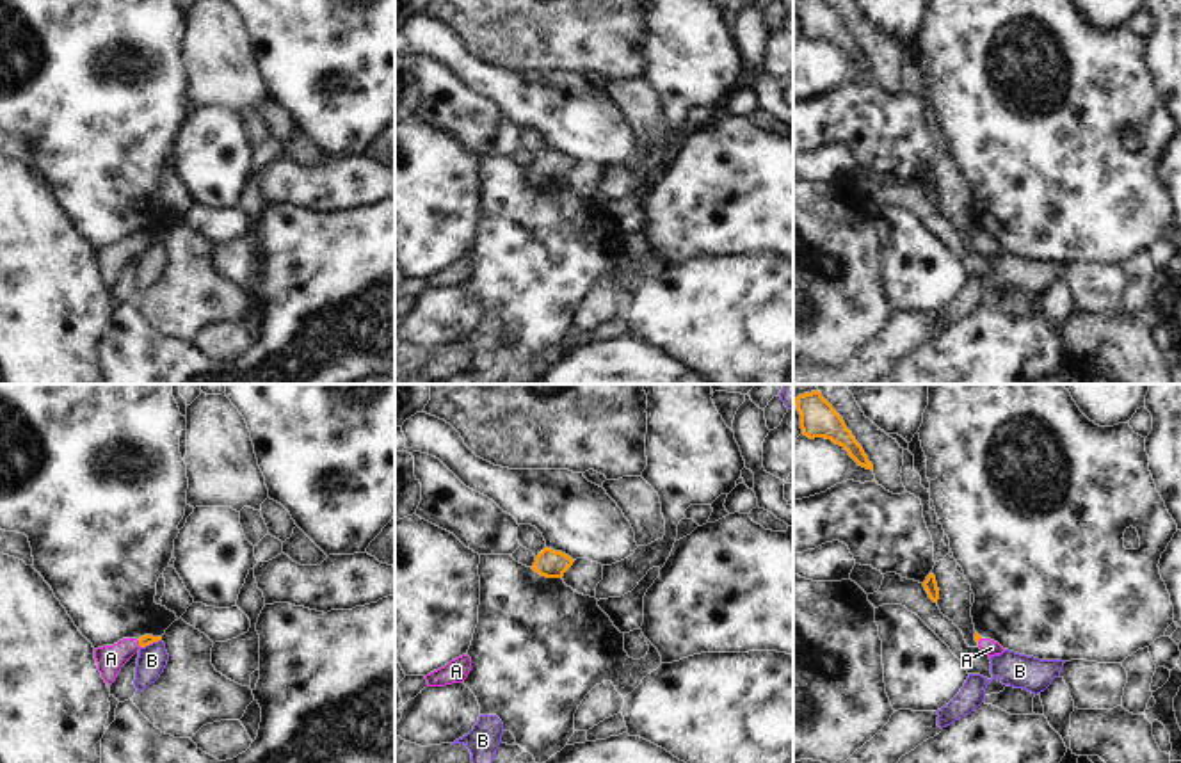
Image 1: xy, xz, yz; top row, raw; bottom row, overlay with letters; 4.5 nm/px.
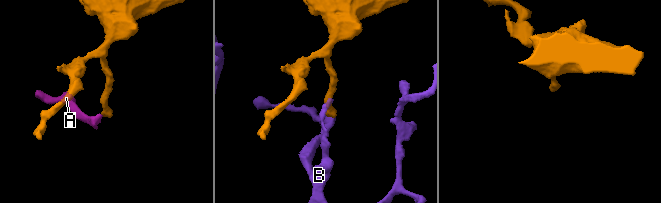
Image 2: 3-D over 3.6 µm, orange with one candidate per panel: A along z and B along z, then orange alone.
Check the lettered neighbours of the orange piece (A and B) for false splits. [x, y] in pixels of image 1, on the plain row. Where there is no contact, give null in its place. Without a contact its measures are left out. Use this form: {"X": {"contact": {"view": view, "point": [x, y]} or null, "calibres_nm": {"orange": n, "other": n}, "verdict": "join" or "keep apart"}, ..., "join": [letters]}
{"A": {"contact": {"view": "xy", "point": [139, 246]}, "calibres_nm": {"orange": 50, "other": 120}, "verdict": "join"}, "B": {"contact": {"view": "xy", "point": [150, 244]}, "calibres_nm": {"orange": 50, "other": 130}, "verdict": "keep apart"}, "join": ["A"]}

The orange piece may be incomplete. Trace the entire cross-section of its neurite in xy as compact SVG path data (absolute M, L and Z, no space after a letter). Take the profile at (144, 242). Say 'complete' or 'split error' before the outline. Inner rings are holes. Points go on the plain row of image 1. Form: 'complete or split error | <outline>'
split error | M144 237L137 240L123 240L114 247L103 247L94 251L94 260L98 263L98 272L105 285L112 286L121 272L121 269L141 251L153 244L162 242L162 238Z

